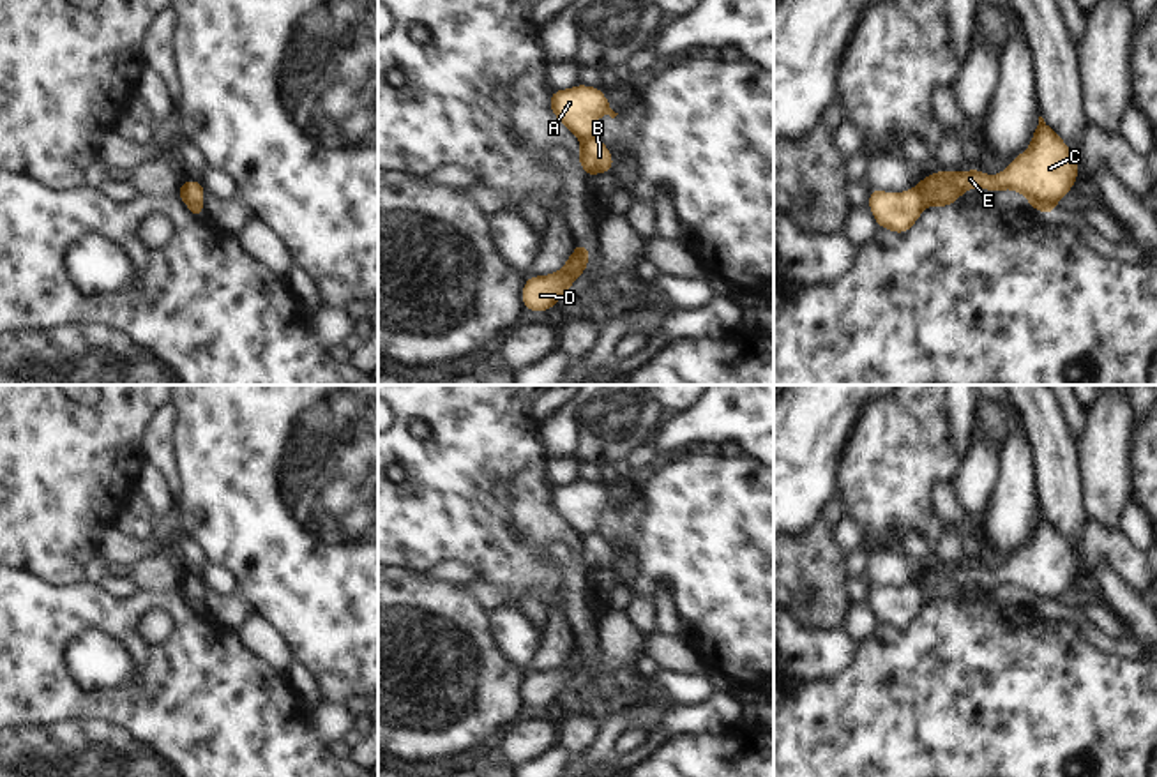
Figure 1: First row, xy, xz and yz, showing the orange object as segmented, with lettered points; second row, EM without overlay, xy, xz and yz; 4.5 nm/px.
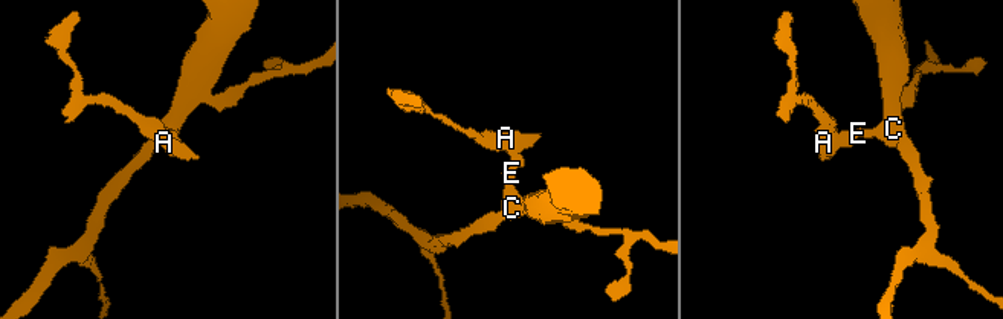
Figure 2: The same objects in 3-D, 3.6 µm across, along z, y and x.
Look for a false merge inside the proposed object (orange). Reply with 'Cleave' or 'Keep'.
Cleave

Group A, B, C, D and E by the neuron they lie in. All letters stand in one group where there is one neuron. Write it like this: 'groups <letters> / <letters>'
groups A / B C D E

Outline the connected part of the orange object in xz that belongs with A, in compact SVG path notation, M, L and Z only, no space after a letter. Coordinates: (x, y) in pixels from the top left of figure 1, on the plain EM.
M576 480L572 484L555 486L549 494L553 510L579 535L595 532L597 514L615 509L602 489L602 484Z

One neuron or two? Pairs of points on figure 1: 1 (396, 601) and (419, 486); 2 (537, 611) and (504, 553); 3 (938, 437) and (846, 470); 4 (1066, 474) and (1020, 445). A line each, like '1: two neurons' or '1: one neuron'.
1: two neurons
2: two neurons
3: one neuron
4: two neurons

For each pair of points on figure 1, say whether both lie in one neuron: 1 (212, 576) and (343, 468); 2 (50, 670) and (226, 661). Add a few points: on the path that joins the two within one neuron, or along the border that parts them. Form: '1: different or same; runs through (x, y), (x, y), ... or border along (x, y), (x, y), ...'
1: different; border along (207, 562), (216, 562), (232, 574), (235, 592)
2: same; runs through (92, 705), (182, 705)

